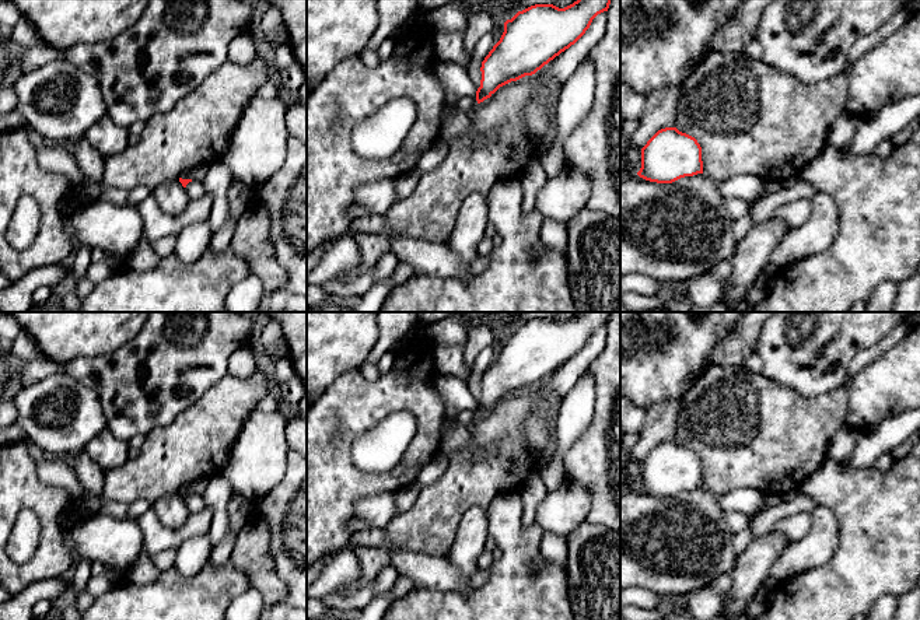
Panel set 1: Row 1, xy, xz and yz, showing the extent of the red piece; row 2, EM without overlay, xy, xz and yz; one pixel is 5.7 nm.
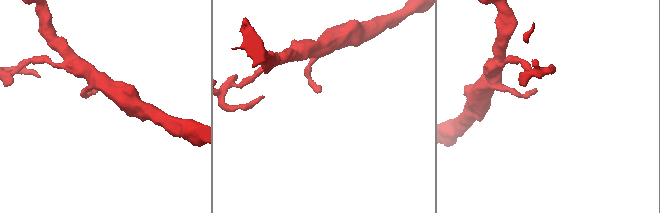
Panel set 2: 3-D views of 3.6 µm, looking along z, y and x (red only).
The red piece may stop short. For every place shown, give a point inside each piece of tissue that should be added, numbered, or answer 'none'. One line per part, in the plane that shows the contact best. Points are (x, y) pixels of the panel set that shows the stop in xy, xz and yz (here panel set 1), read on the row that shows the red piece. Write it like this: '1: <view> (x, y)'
none

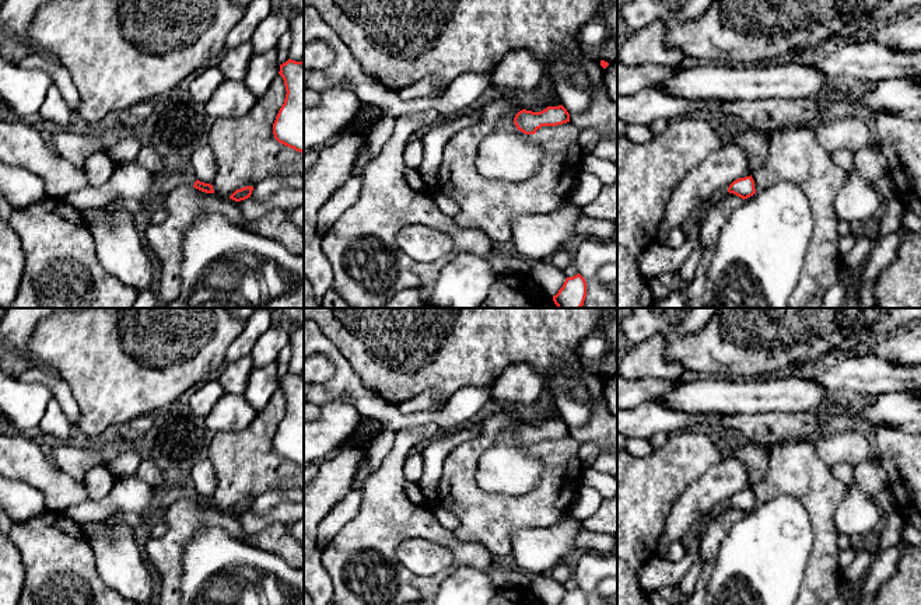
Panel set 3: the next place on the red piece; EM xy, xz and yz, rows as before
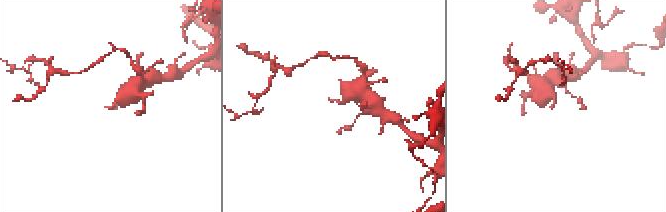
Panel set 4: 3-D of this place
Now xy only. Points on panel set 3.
1: xy (182, 179)

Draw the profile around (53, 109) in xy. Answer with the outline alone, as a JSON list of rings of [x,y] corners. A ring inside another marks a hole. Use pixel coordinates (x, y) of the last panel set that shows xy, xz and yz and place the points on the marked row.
[[[52,83],[46,92],[38,113],[45,125],[53,123],[59,127],[69,129],[71,122],[71,108],[67,105],[59,87]]]

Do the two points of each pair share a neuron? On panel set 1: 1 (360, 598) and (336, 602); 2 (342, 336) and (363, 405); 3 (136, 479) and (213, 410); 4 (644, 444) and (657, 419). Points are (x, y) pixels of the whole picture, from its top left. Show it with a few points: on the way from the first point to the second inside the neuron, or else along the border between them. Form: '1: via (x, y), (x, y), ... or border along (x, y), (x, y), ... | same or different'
1: via (354, 601), (342, 602) | same
2: border along (357, 368), (343, 372), (326, 389) | different
3: via (156, 468), (193, 430) | same
4: via (649, 438), (657, 428), (657, 424) | same

